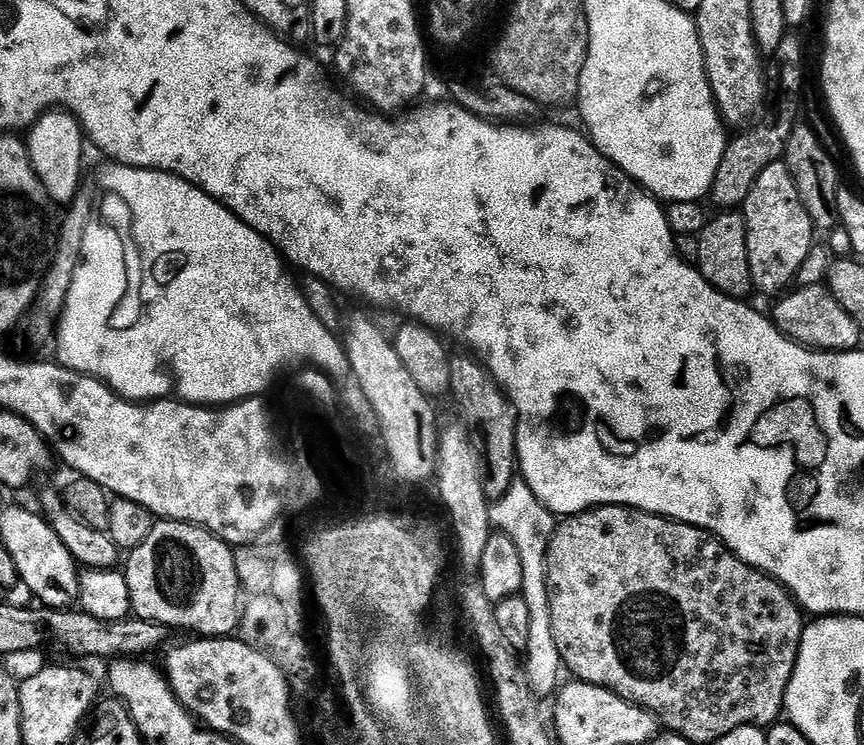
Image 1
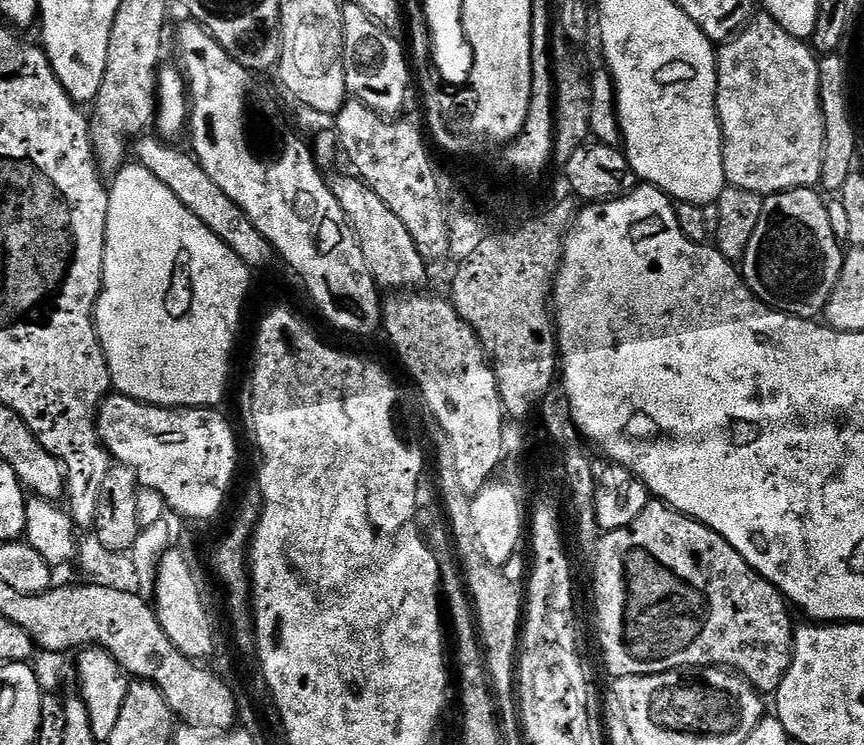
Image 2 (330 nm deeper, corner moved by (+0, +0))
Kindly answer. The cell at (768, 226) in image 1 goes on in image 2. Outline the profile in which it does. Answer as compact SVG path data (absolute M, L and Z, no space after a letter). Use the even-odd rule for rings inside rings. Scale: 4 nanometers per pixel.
M816 188L771 193L764 201L764 218L742 261L742 275L759 300L804 320L823 313L840 280L846 255L845 249L840 249L832 216L818 193ZM823 280L825 292L820 292Z

